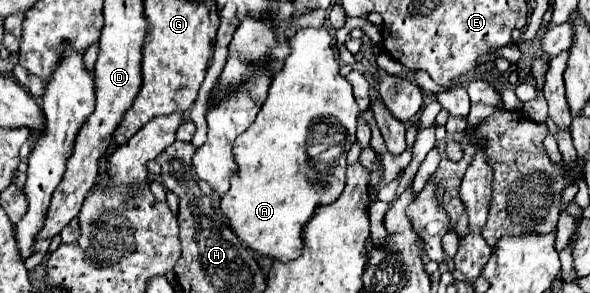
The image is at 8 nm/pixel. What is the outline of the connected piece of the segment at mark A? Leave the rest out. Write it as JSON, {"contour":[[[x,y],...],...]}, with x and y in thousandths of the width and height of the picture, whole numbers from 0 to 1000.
{"contour":[[[512,96],[495,130],[488,130],[488,150],[492,184],[485,191],[478,239],[461,266],[458,314],[441,389],[434,396],[431,423],[397,485],[397,539],[403,553],[407,594],[393,608],[390,648],[373,683],[373,710],[390,744],[403,812],[437,867],[475,894],[488,894],[508,867],[512,778],[529,744],[539,696],[559,696],[583,648],[586,526],[580,526],[569,553],[569,587],[556,587],[553,601],[536,587],[522,546],[522,457],[532,430],[532,403],[593,403],[593,457],[603,457],[607,403],[607,362],[593,280],[576,259],[580,212],[563,164],[563,123],[536,96]]]}

